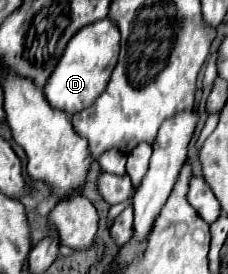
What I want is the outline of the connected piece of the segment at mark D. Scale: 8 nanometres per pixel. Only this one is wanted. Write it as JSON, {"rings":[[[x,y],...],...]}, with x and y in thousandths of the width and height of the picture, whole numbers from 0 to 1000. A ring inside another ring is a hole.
{"rings":[[[478,62],[417,77],[338,113],[338,128],[294,164],[276,215],[259,215],[259,245],[241,245],[224,288],[206,296],[197,354],[224,376],[224,391],[268,398],[294,420],[320,420],[390,391],[461,332],[478,281],[504,252],[504,230],[522,215],[522,179],[531,179],[522,135],[531,135],[522,106]]]}

